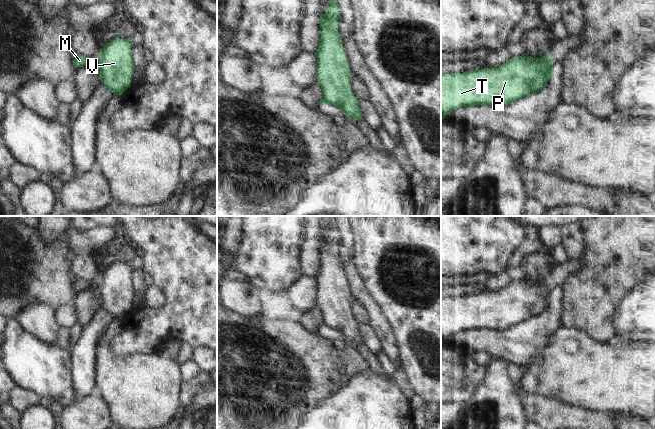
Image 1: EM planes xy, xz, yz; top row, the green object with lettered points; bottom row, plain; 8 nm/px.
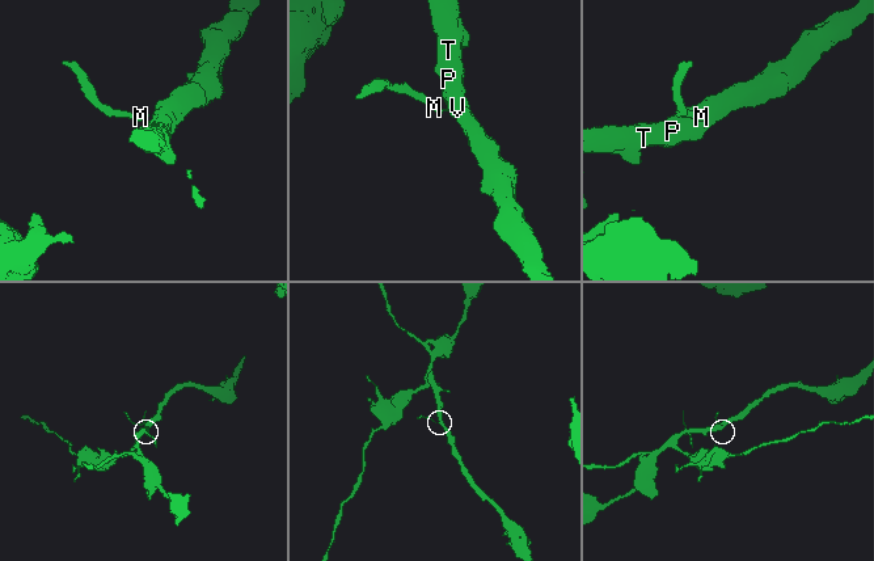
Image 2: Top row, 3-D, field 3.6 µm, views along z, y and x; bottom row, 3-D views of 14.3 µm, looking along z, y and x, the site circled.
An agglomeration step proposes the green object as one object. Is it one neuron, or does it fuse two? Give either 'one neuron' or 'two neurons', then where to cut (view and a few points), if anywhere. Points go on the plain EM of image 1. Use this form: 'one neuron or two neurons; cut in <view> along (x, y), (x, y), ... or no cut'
two neurons; cut in yz along (551, 291), (547, 303)

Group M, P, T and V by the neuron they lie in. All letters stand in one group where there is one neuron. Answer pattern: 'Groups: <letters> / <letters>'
Groups: M / P T V.

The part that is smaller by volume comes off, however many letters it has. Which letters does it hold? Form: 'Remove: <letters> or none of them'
Remove: M

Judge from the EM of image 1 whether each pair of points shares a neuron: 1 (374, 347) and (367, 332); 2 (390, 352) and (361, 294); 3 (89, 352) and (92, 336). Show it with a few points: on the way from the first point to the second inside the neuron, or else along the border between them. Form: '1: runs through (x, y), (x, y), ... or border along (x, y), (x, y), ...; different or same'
1: runs through (372, 343), (368, 336); same
2: runs through (386, 338), (372, 308); same
3: runs through (89, 348), (89, 340); same

